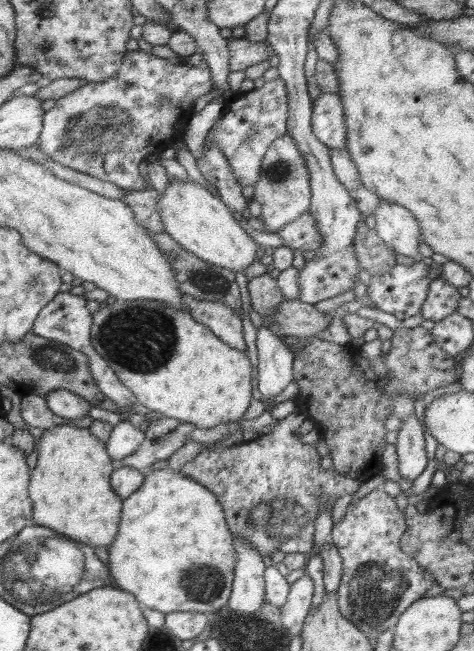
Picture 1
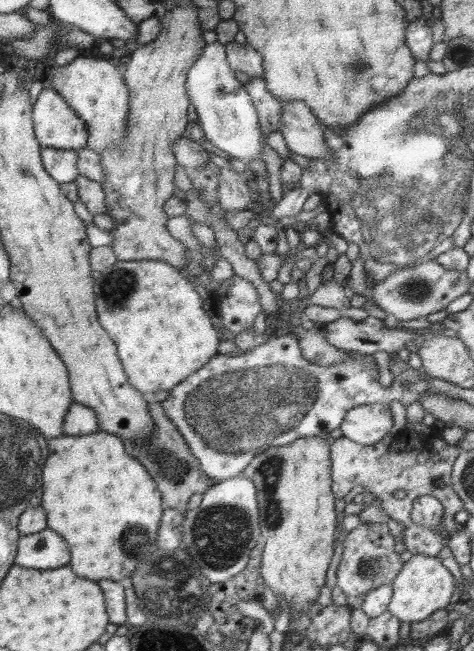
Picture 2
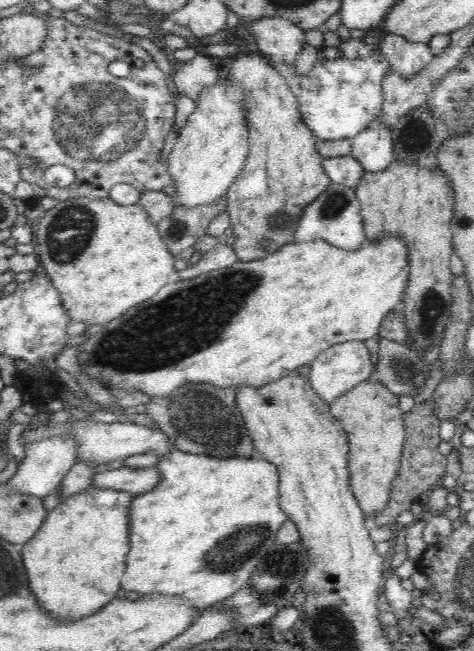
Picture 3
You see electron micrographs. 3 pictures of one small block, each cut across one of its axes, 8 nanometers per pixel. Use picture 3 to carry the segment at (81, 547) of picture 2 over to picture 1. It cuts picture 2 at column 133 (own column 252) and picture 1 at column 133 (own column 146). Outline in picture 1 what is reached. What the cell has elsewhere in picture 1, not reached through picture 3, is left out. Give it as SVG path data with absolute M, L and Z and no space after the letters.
M168 467L164 470L150 470L146 468L144 472L144 484L134 492L129 498L126 498L124 502L124 508L122 508L122 515L120 517L120 530L116 534L116 540L112 542L112 546L107 549L108 560L110 565L110 575L115 586L123 591L130 592L136 596L138 602L142 602L146 608L152 608L152 610L158 610L158 612L170 613L170 610L174 612L200 612L202 614L214 614L218 610L222 610L224 606L229 604L229 598L231 595L231 586L234 578L234 565L236 562L236 547L234 547L234 536L230 533L228 525L226 525L226 519L224 511L222 511L222 505L216 499L216 495L211 491L208 491L204 486L201 486L198 482L191 480L188 476L183 476L180 471L174 472L174 470L168 470Z

